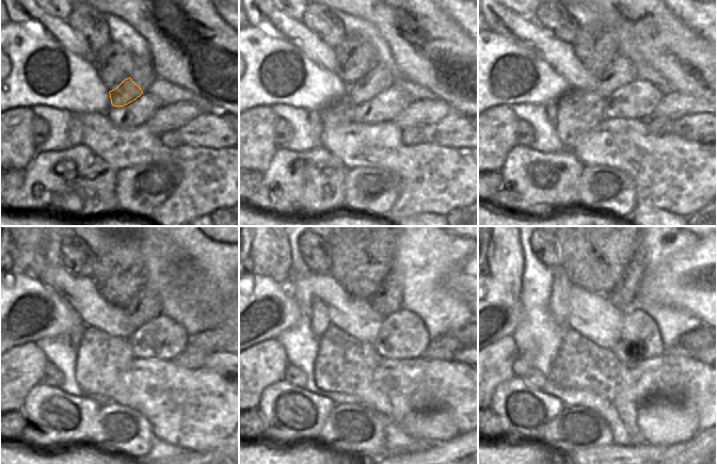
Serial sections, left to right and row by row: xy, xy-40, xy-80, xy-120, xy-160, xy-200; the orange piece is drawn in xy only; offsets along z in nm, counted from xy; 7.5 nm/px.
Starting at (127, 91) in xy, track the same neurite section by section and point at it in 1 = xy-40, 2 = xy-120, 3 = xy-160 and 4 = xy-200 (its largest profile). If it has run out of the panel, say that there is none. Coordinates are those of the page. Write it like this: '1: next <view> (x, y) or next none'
1: next xy-40 (379, 79)
2: next xy-120 (146, 305)
3: next xy-160 (386, 301)
4: next xy-200 (626, 290)

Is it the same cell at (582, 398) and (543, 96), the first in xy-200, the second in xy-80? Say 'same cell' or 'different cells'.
different cells

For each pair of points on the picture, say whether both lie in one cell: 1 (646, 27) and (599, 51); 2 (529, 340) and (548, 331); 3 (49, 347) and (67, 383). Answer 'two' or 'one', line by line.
1: two
2: one
3: one

